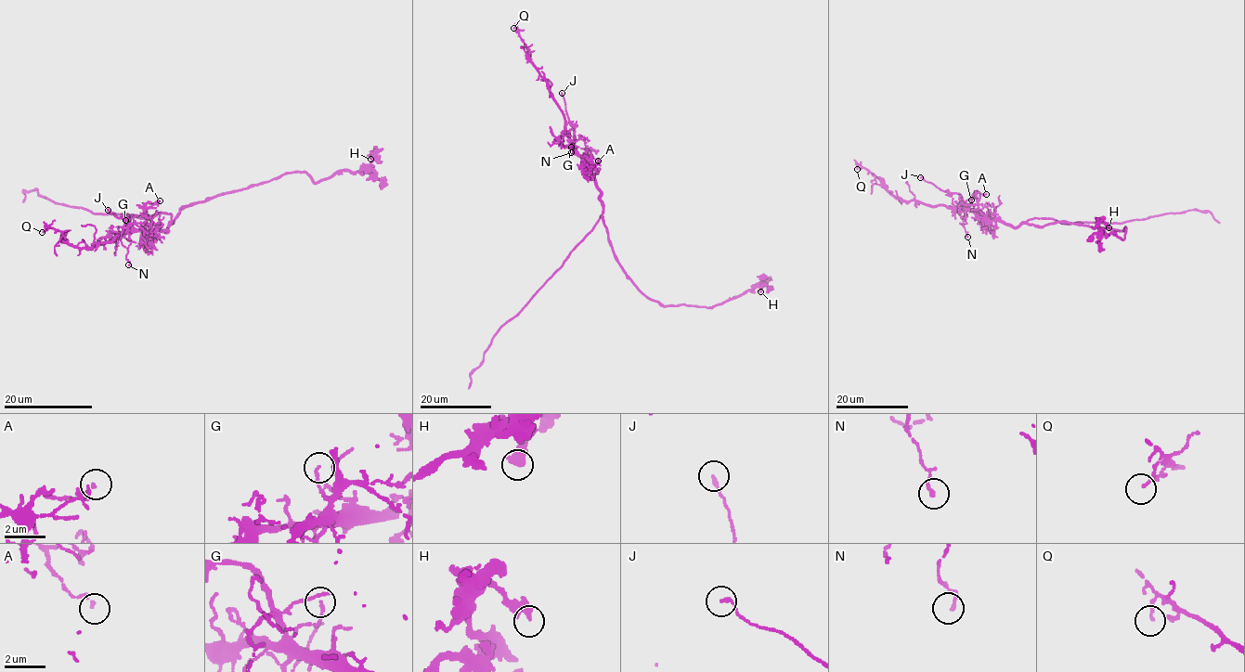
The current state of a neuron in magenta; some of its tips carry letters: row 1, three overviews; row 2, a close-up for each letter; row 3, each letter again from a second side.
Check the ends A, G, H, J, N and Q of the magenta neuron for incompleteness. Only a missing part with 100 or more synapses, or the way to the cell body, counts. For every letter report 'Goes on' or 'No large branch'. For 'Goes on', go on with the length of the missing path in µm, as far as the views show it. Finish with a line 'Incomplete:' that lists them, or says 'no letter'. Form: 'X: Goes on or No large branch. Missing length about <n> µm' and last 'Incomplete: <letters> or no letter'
A: No large branch
G: No large branch
H: No large branch
J: No large branch
N: No large branch
Q: No large branch
Incomplete: no letter

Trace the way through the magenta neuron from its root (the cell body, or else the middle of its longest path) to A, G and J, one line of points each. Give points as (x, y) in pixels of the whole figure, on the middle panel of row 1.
A: (603, 216), (601, 191), (584, 161), (588, 149), (598, 161)
G: (603, 216), (601, 191), (593, 175), (573, 144), (571, 147)
J: (603, 216), (601, 191), (591, 170), (573, 144), (574, 125), (568, 119), (562, 93)

